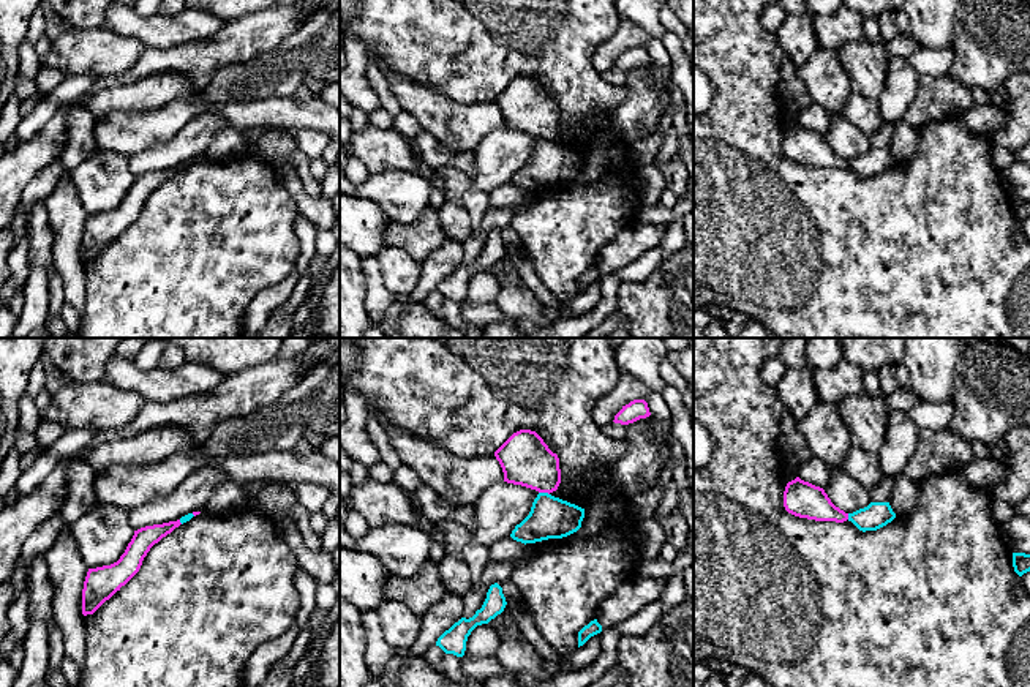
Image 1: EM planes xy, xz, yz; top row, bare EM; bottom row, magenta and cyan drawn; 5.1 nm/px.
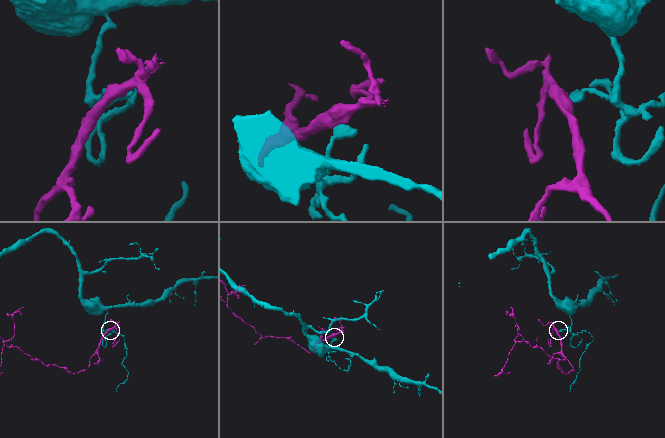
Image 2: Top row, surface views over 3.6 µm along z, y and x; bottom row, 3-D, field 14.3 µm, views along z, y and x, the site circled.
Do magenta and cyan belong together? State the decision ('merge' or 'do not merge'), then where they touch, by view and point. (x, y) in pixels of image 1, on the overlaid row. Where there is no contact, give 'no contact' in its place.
do not merge; meets magenta in xz at (544, 491)

